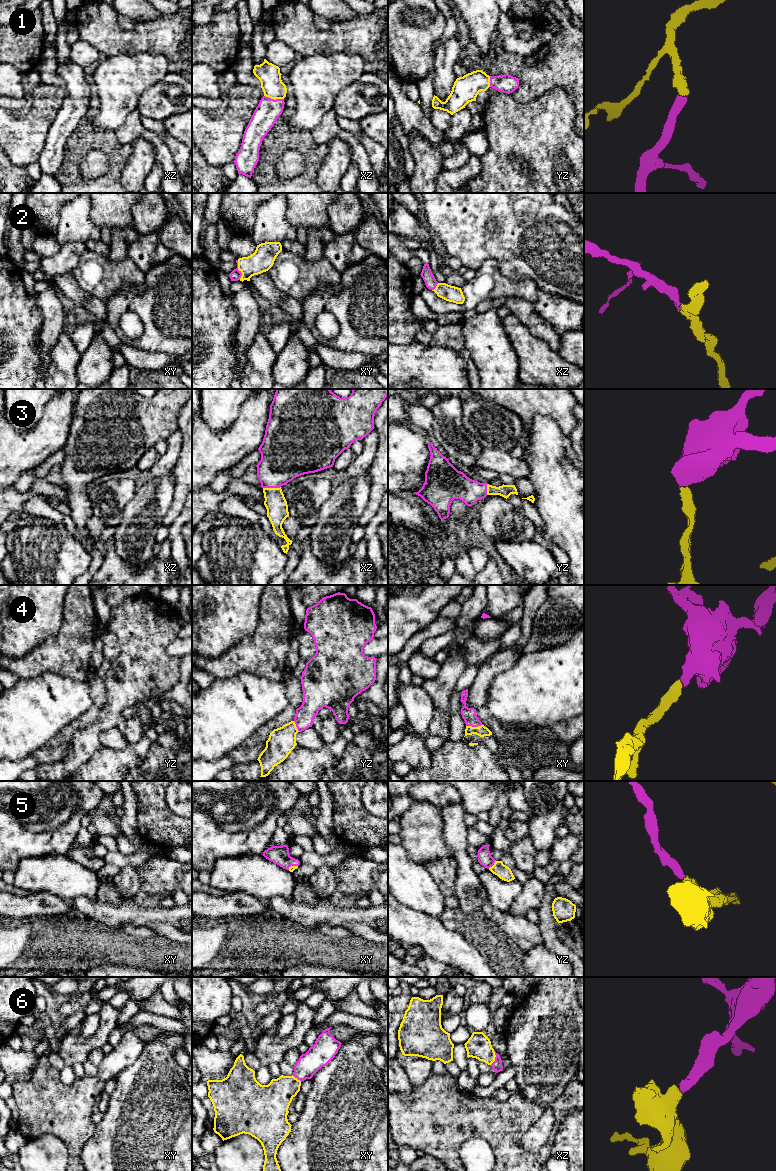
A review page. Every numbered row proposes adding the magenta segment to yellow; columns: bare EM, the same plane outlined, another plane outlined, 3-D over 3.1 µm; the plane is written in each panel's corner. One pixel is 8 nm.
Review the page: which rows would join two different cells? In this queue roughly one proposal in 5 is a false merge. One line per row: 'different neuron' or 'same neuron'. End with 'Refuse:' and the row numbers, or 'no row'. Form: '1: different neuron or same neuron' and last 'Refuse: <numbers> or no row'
1: same neuron
2: same neuron
3: same neuron
4: same neuron
5: same neuron
6: same neuron
Refuse: no row

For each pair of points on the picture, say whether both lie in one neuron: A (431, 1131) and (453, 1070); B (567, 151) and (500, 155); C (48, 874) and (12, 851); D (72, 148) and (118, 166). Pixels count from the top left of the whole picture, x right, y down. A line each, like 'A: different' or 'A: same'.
A: different
B: same
C: different
D: same

